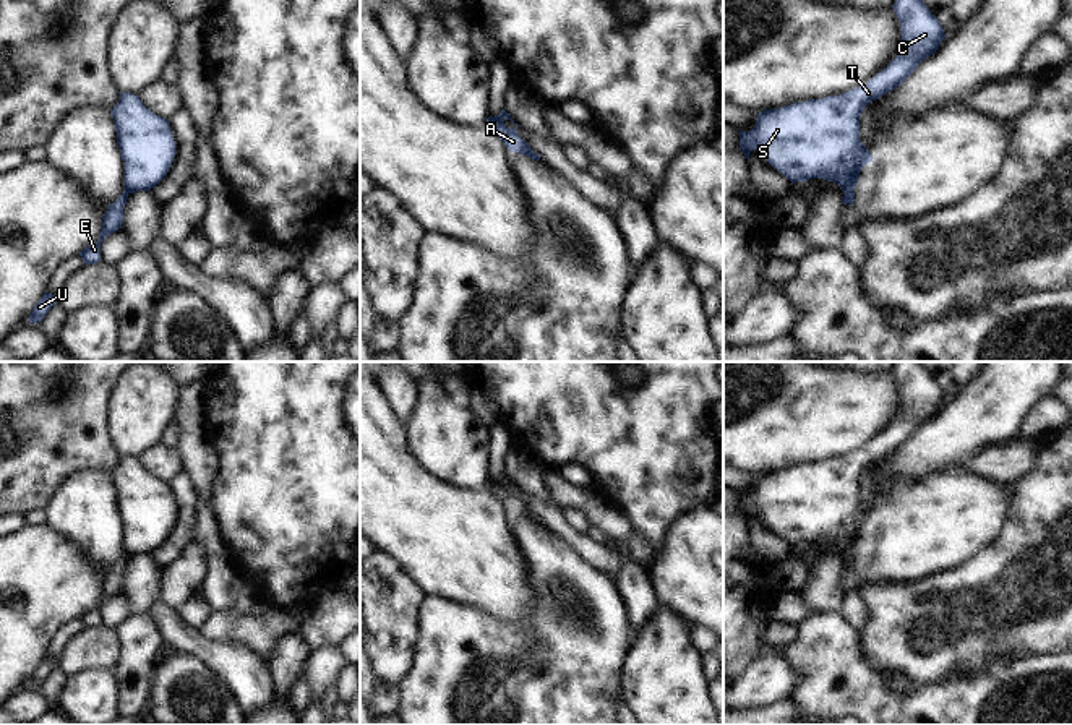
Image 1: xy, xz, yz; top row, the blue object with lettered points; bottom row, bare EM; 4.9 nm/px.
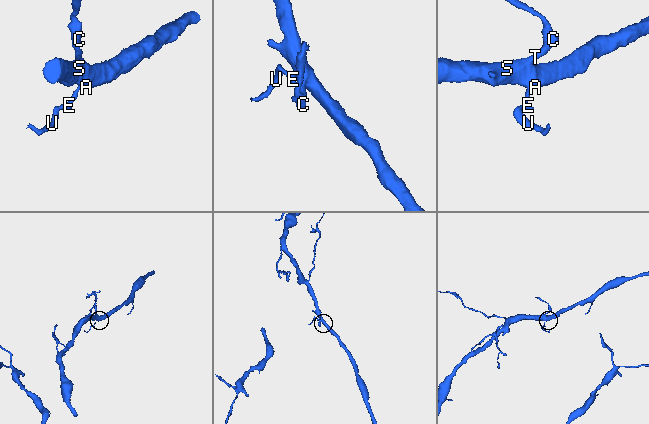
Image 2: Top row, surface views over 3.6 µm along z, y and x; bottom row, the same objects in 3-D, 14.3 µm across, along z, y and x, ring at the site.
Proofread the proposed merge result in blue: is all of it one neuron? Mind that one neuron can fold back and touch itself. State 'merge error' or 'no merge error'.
merge error

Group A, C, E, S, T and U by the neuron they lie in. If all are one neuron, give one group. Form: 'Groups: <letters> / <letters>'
Groups: A C S T / E U.

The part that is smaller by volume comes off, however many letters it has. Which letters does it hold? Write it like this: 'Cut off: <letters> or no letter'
Cut off: E, U

